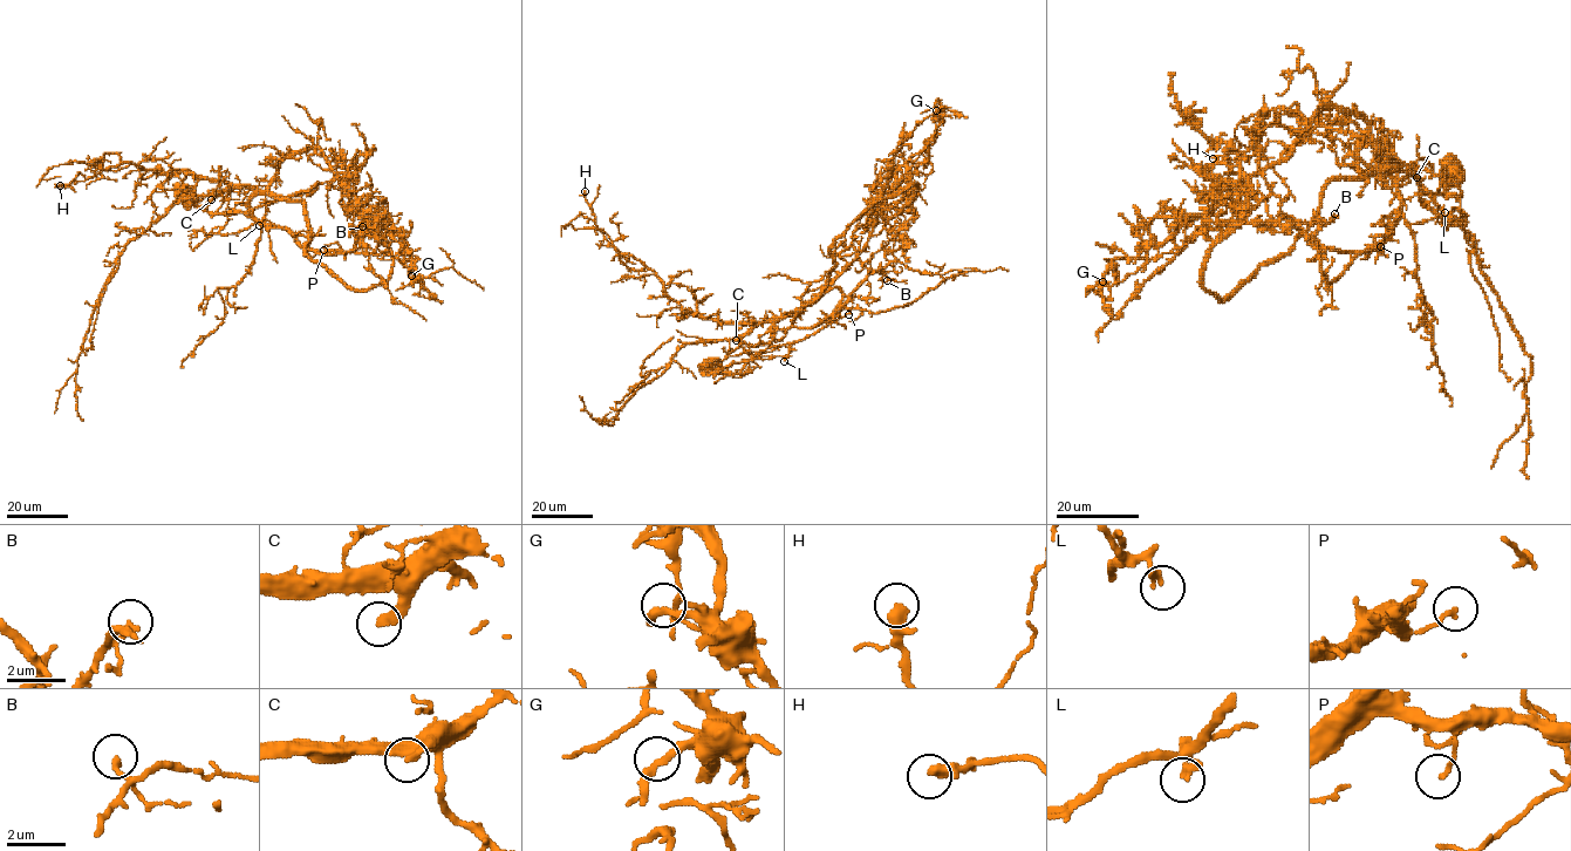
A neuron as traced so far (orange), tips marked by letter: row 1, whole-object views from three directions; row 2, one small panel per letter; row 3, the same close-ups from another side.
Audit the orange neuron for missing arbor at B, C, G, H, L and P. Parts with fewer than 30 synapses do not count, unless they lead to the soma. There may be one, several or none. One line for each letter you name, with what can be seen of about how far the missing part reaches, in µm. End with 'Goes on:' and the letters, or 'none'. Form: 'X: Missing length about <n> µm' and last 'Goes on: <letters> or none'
C: Missing length about 45 µm
Goes on: C

